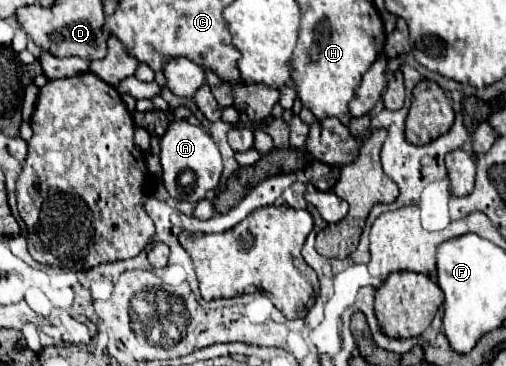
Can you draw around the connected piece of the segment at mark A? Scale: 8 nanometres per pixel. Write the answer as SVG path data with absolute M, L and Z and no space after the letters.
M185 119L173 121L167 127L165 135L161 137L159 145L161 145L159 159L161 159L161 169L163 169L161 179L173 199L197 203L207 195L207 191L211 191L219 185L219 177L223 171L221 153L219 153L219 147L215 145L215 141L201 127L191 125Z

